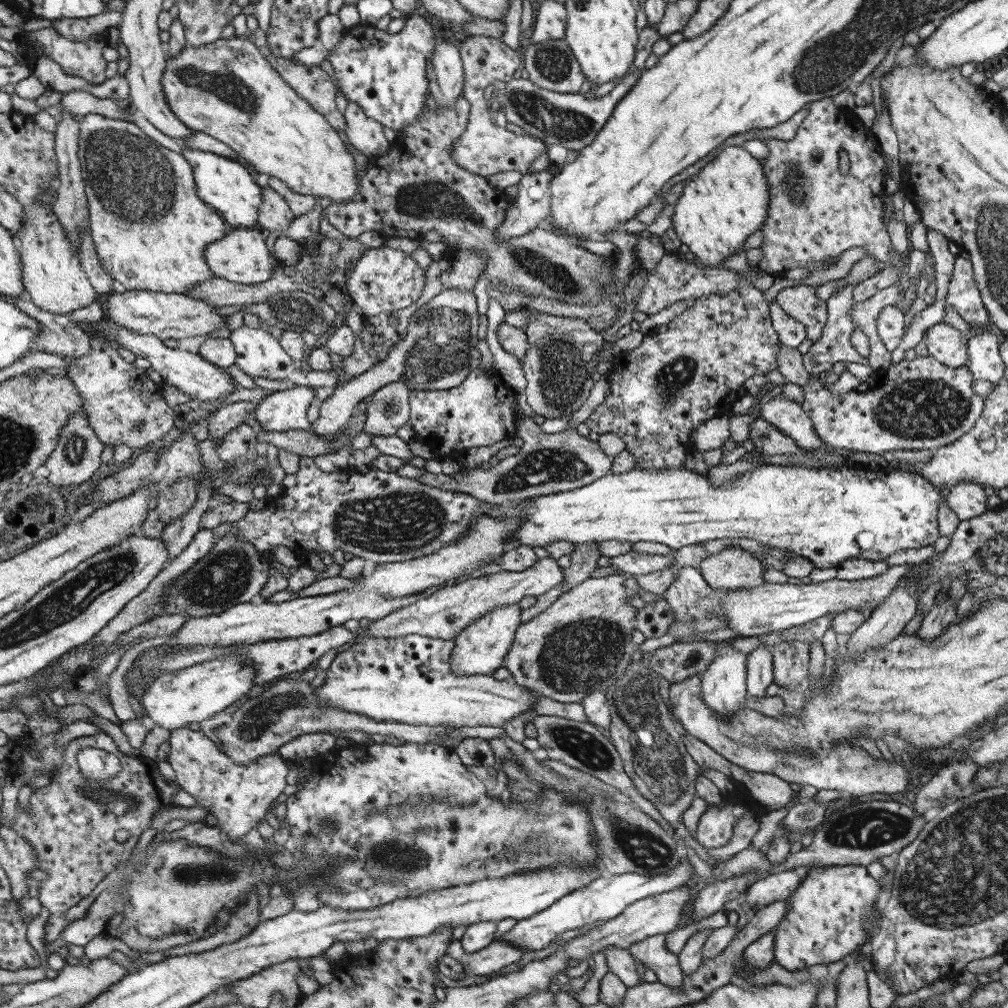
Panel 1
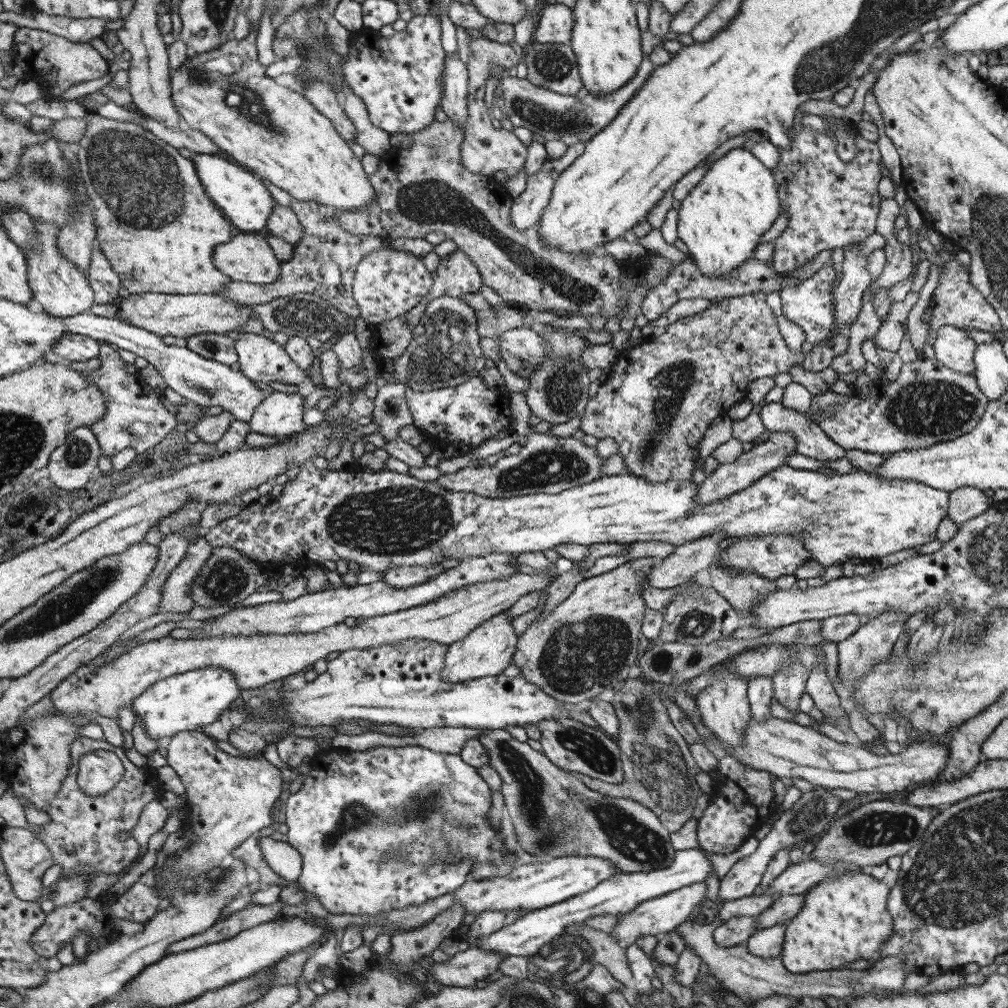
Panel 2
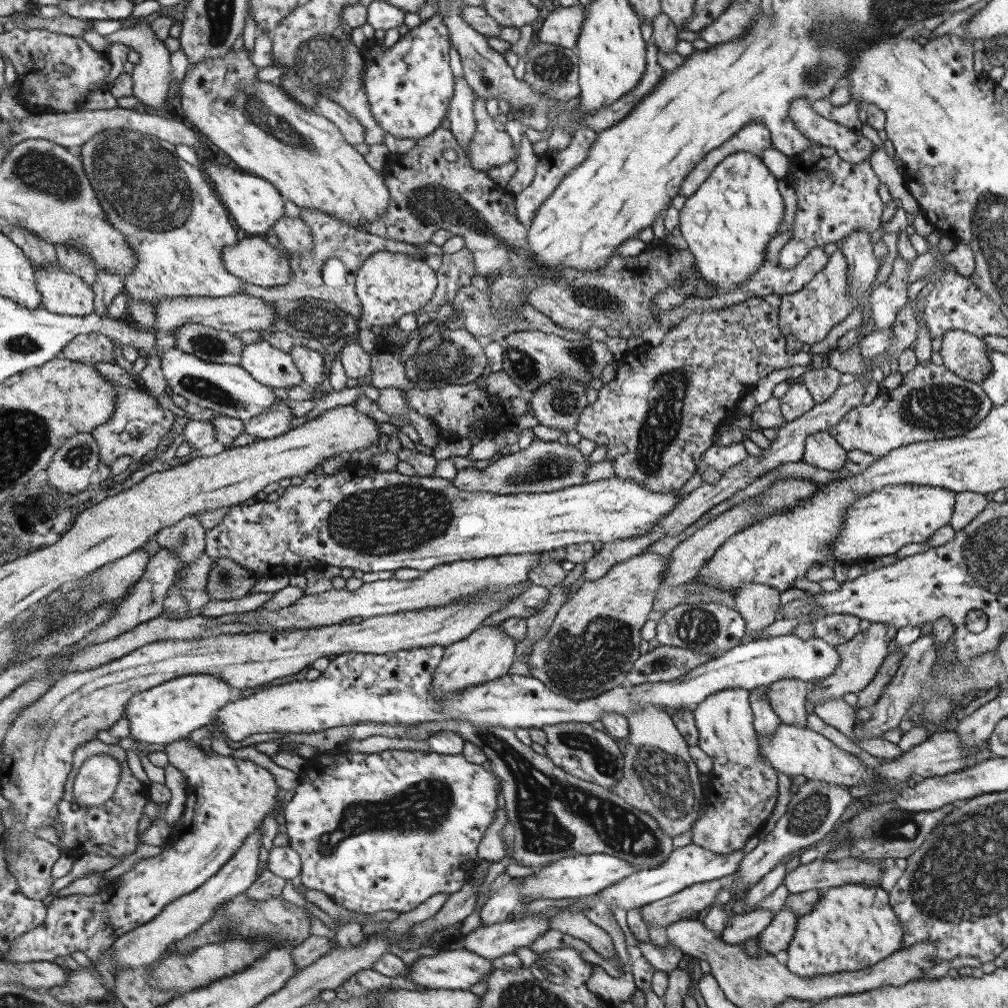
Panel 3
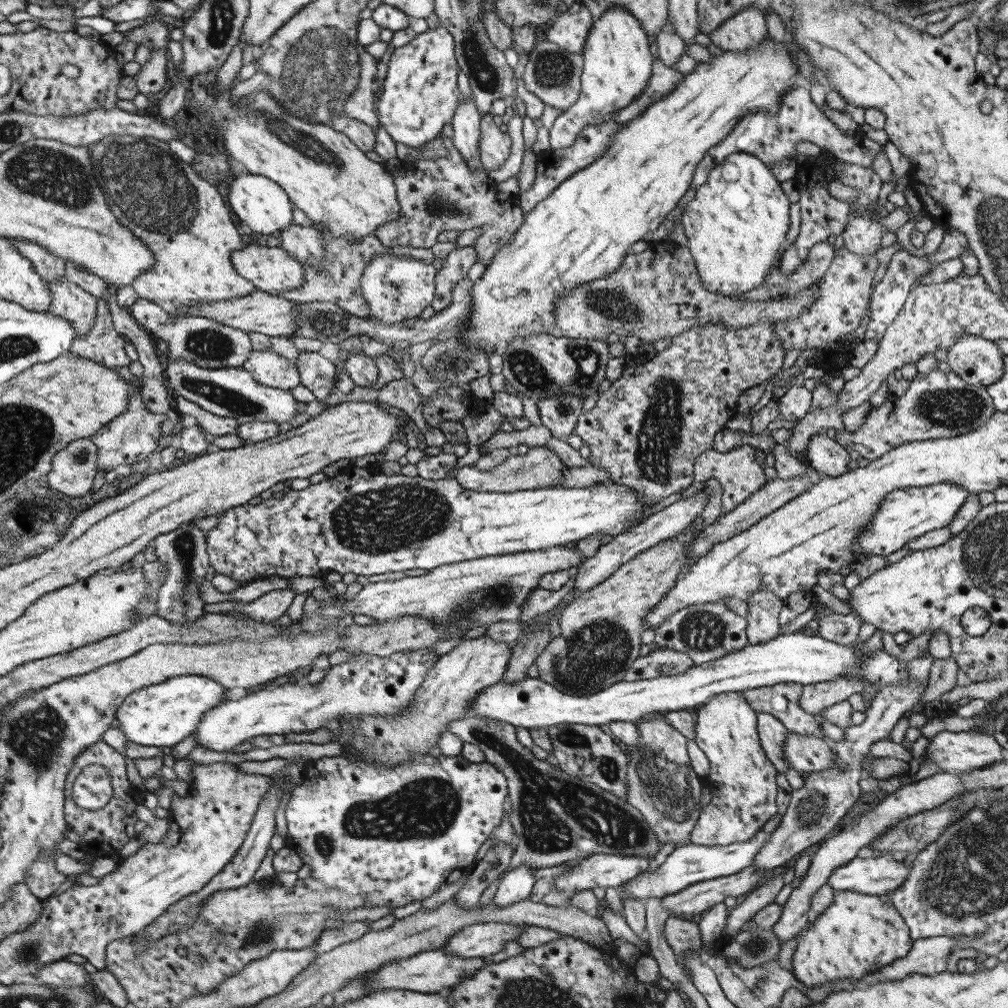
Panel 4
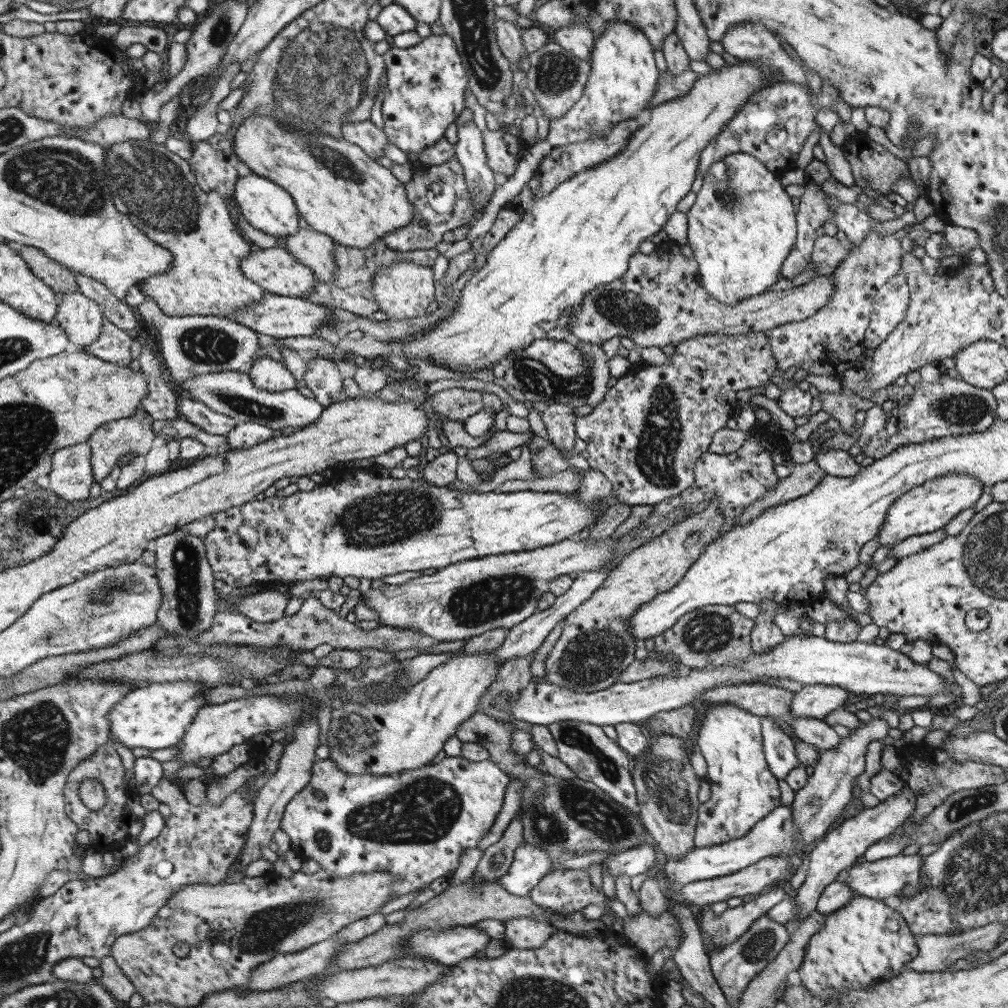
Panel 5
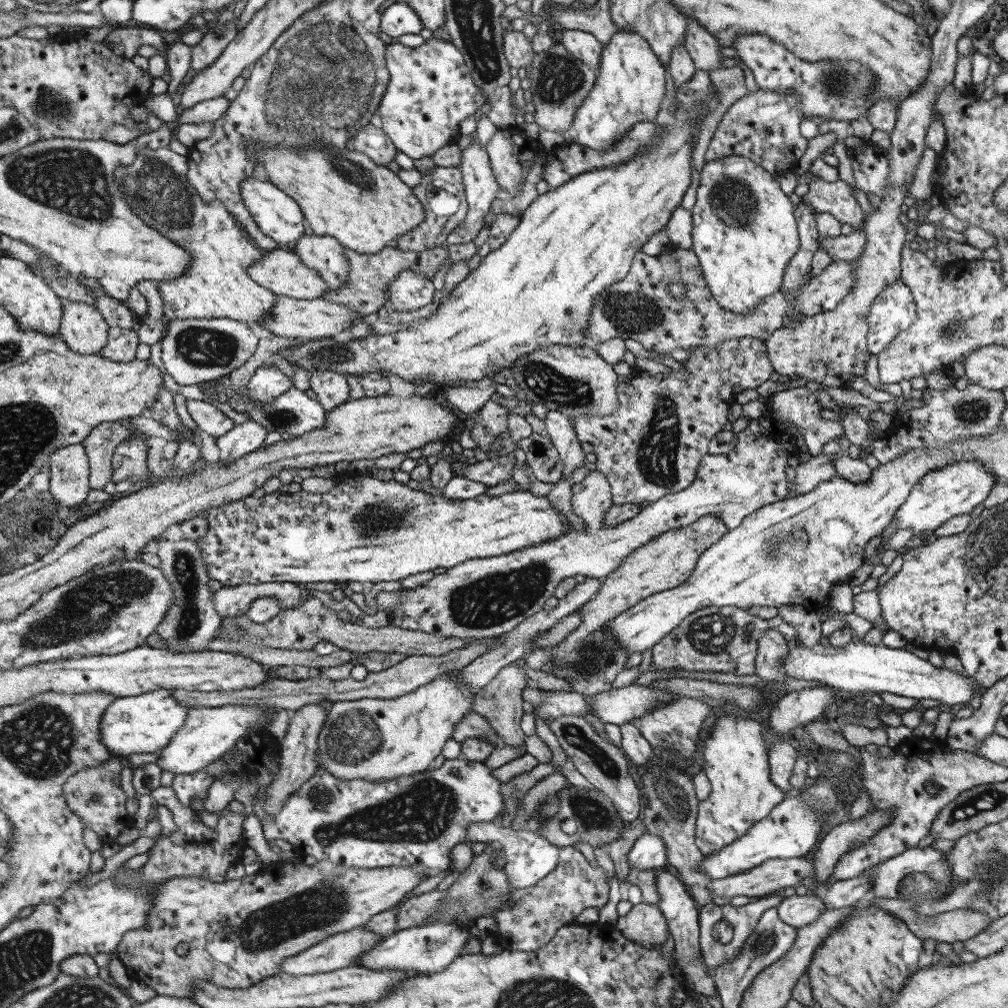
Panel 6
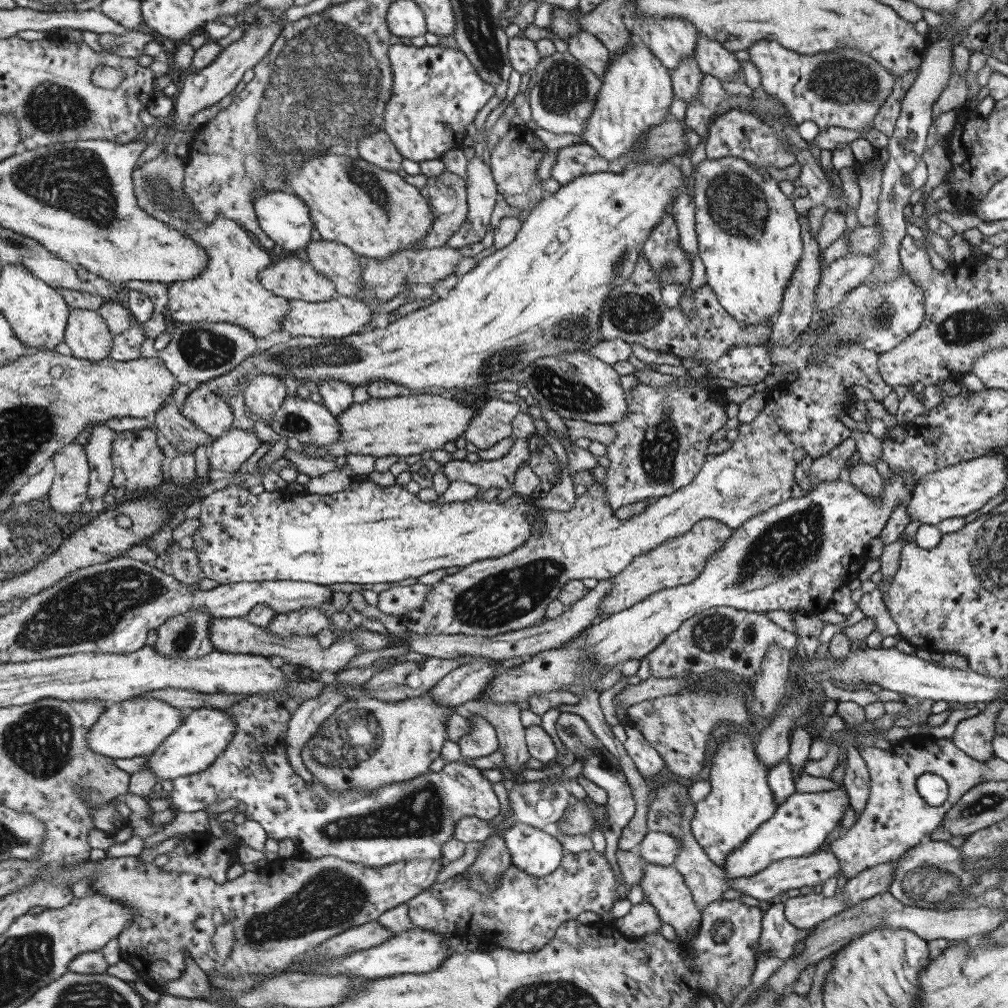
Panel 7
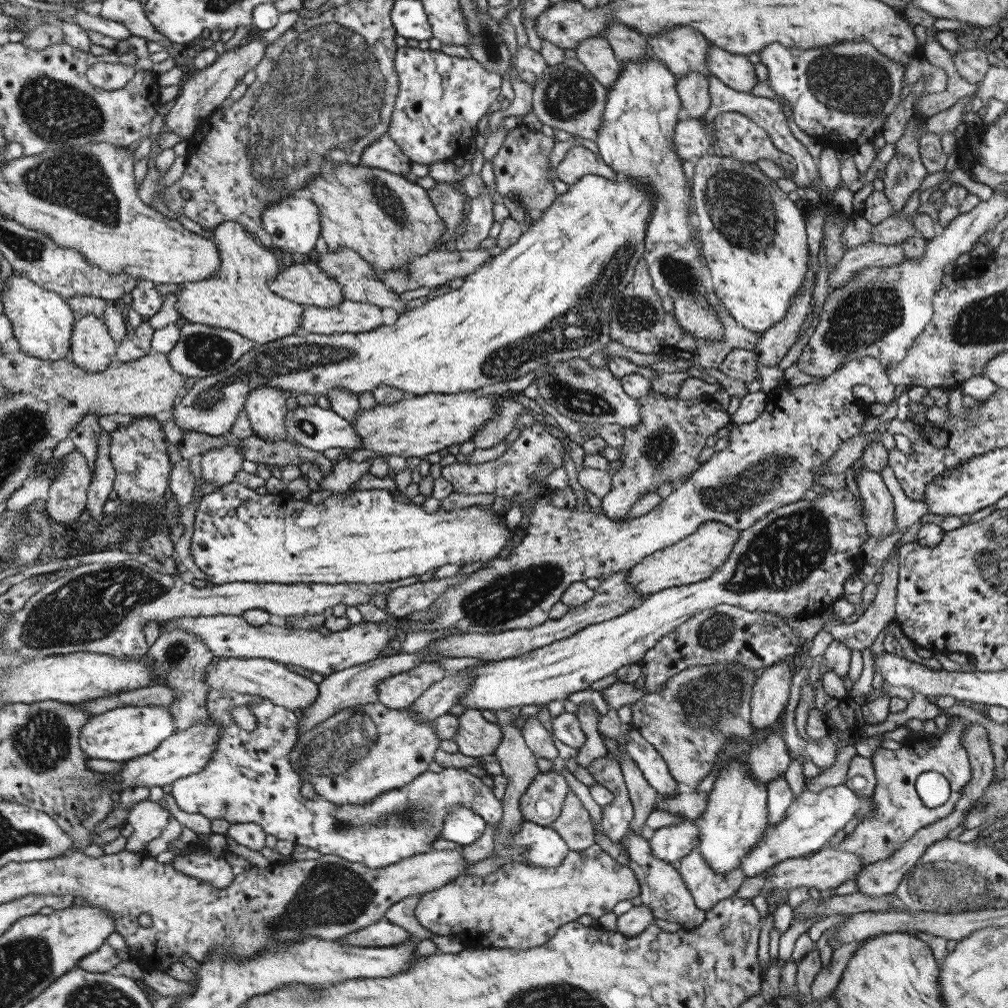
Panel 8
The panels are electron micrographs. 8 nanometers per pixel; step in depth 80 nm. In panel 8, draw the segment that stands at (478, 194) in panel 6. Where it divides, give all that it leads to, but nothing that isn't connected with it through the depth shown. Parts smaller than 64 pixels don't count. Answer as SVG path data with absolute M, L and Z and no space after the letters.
M483 185L481 193L470 198L469 214L465 220L465 230L455 240L455 249L459 251L474 250L479 248L482 240L488 238L488 232L494 222L492 218L491 195L487 186Z

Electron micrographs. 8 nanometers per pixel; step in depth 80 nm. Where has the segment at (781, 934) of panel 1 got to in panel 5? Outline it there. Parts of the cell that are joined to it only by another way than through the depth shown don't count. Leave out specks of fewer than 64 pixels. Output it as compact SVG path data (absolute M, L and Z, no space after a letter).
M855 894L841 908L825 917L824 925L808 938L802 954L801 966L797 968L801 985L815 998L817 1004L831 1001L838 1005L843 993L869 989L871 985L896 977L905 969L905 964L918 951L917 937L908 929L903 917L882 900Z

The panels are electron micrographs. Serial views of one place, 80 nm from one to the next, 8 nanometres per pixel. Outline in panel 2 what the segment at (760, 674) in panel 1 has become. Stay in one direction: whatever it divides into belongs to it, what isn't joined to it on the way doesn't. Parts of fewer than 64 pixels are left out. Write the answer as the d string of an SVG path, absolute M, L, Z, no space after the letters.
M757 675L746 684L746 694L751 717L757 722L769 722L769 702L772 700L772 677Z

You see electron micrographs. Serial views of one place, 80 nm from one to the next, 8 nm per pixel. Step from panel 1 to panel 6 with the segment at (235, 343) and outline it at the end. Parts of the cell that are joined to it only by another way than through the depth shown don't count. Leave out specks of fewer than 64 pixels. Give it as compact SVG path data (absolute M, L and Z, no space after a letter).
M274 364L258 366L246 384L248 397L255 403L268 403L292 386L290 379Z

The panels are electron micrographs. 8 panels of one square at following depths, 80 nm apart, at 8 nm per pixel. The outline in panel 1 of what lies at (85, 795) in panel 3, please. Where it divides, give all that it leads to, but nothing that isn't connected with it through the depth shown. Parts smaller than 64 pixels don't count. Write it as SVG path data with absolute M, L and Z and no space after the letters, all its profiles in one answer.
M85 748L79 752L78 765L84 777L94 781L112 779L123 769L117 756L95 748Z

